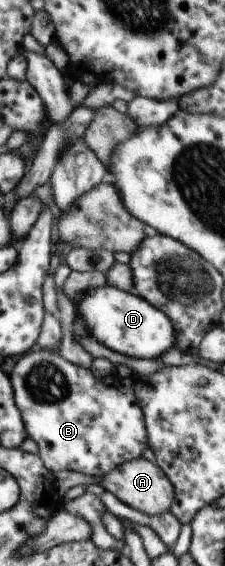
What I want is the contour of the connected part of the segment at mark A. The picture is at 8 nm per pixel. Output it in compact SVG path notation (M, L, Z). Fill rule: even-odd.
M143 457L124 462L121 466L109 472L107 476L103 476L103 478L89 475L85 476L85 474L74 472L73 470L61 470L55 473L55 482L57 482L57 488L61 490L61 498L74 486L98 484L102 486L104 490L117 496L123 504L127 504L127 506L132 506L135 510L139 510L142 517L145 518L148 515L161 514L169 511L174 496L174 486L165 475L165 472L163 472L157 464Z

